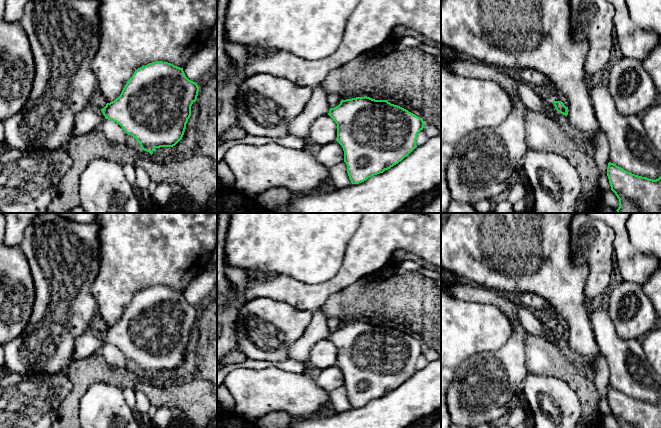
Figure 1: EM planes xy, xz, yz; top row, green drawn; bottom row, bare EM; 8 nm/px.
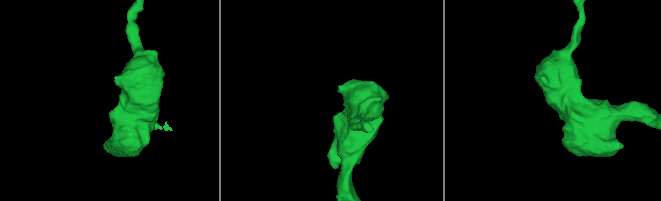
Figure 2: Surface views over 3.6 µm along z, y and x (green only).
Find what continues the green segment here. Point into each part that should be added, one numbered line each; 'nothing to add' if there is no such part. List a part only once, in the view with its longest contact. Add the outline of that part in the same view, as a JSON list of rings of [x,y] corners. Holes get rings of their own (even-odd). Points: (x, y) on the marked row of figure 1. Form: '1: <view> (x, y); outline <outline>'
nothing to add

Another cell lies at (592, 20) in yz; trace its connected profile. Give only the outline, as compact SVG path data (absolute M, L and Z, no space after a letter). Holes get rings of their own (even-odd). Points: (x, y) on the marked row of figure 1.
M571 0L570 7L573 40L589 41L584 70L590 81L612 61L614 8L607 0Z

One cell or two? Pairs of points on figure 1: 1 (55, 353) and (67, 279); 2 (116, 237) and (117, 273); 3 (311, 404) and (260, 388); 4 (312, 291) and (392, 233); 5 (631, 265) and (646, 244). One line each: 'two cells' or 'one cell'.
1: one cell
2: one cell
3: one cell
4: one cell
5: two cells

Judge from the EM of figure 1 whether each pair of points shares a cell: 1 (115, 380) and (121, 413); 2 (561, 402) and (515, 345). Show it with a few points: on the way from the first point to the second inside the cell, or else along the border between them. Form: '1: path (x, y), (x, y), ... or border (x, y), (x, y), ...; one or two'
1: border (93, 382), (106, 382), (118, 387), (122, 391); two
2: border (528, 373), (519, 393); two

